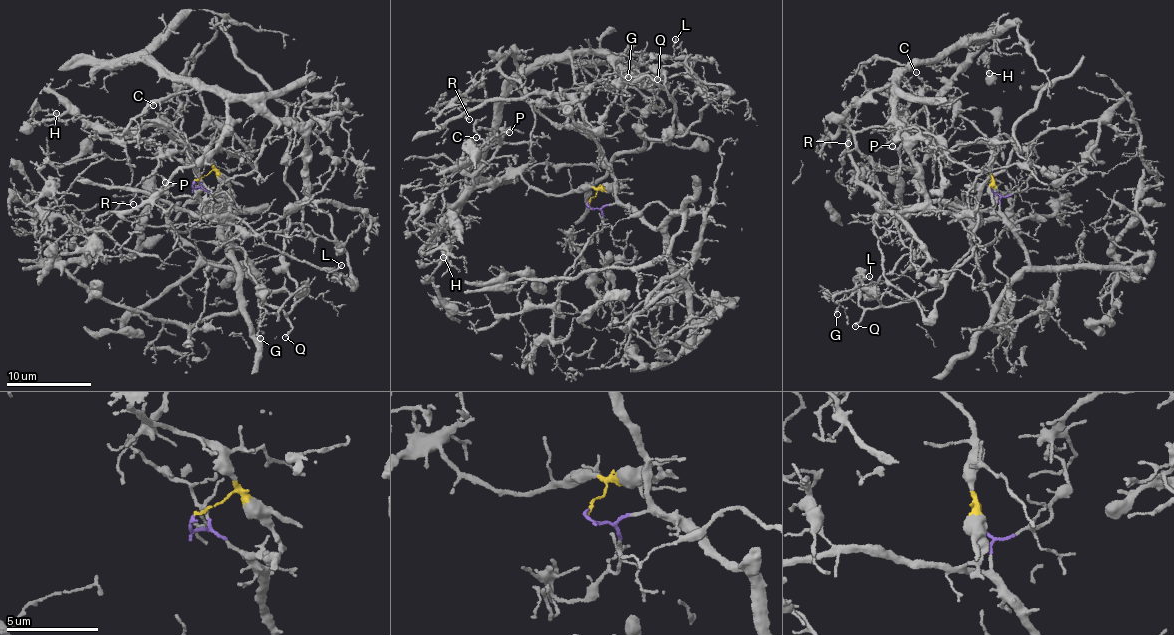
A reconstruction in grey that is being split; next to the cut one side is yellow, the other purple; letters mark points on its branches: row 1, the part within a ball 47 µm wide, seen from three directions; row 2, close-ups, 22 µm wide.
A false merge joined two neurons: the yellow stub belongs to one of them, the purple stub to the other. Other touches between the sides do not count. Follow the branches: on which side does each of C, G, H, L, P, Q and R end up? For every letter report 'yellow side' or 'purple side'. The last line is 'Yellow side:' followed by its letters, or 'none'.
C: yellow side
G: purple side
H: yellow side
L: purple side
P: yellow side
Q: purple side
R: purple side
Yellow side: C, H, P

